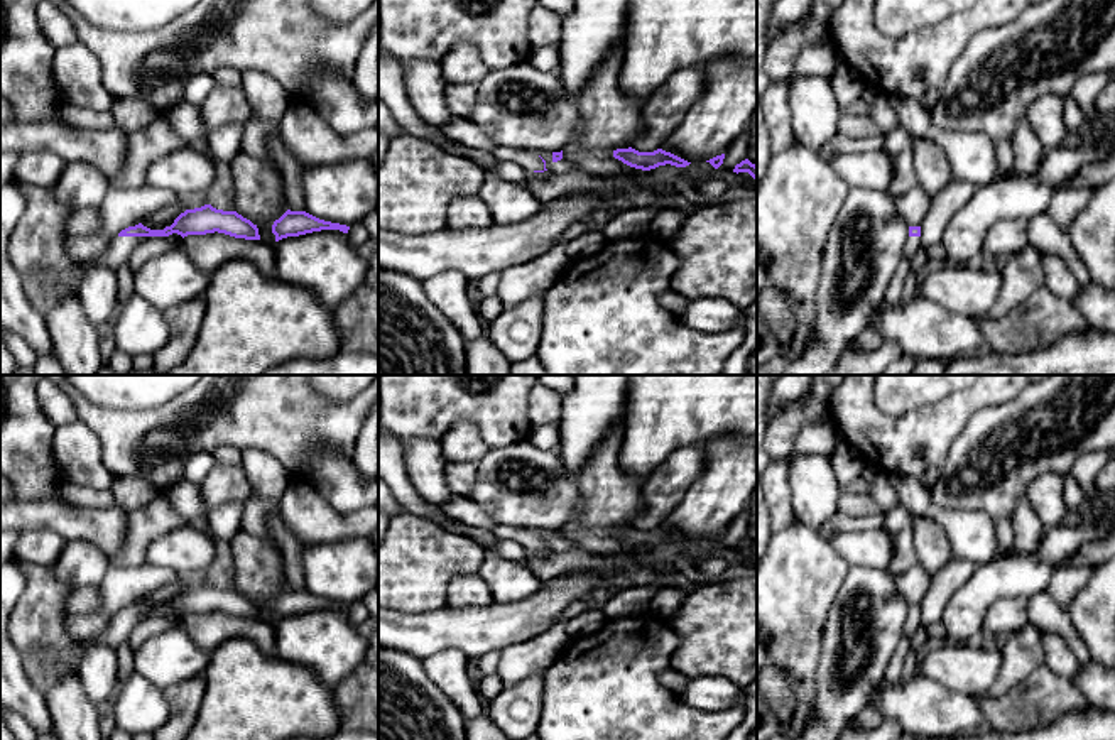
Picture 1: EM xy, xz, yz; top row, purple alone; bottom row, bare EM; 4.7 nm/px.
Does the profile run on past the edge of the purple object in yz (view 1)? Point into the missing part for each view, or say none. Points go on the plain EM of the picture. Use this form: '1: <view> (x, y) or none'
1: yz (913, 622)

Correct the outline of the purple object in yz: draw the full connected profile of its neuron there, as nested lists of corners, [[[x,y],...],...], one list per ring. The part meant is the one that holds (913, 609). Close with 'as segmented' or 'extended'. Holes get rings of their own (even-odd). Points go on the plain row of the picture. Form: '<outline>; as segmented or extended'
[[[909,605],[909,615],[904,623],[902,637],[914,637],[921,625],[921,605]]]; extended

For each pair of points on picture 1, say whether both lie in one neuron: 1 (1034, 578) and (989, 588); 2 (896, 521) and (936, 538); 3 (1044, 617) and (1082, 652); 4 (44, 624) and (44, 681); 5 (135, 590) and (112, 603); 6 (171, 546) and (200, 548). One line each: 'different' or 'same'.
1: same
2: different
3: same
4: same
5: same
6: same

